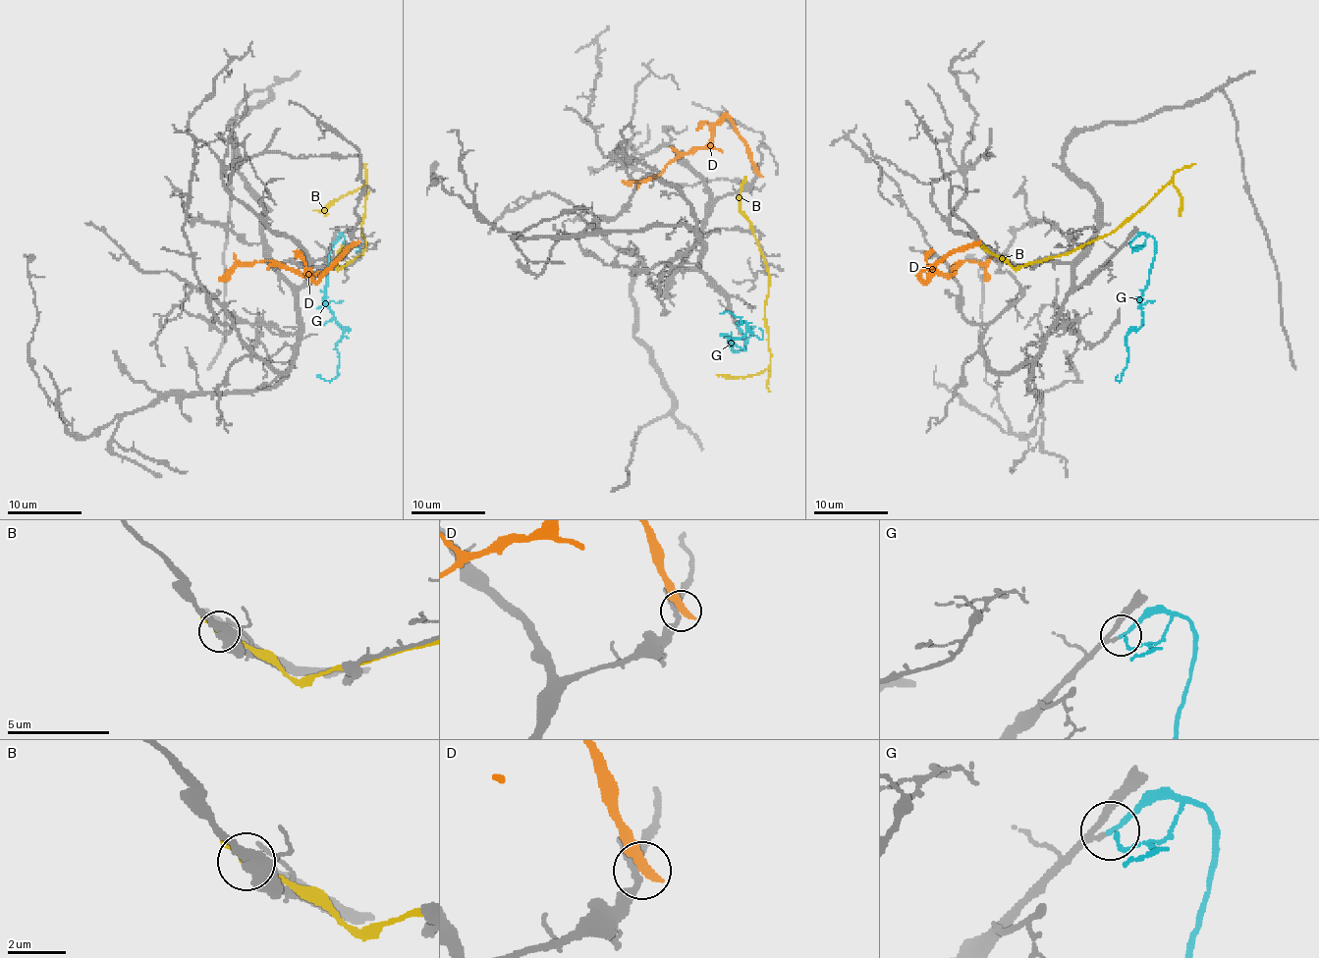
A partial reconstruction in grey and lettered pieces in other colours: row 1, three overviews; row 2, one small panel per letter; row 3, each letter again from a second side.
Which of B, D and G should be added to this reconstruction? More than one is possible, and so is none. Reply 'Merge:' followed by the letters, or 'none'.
Merge: G

